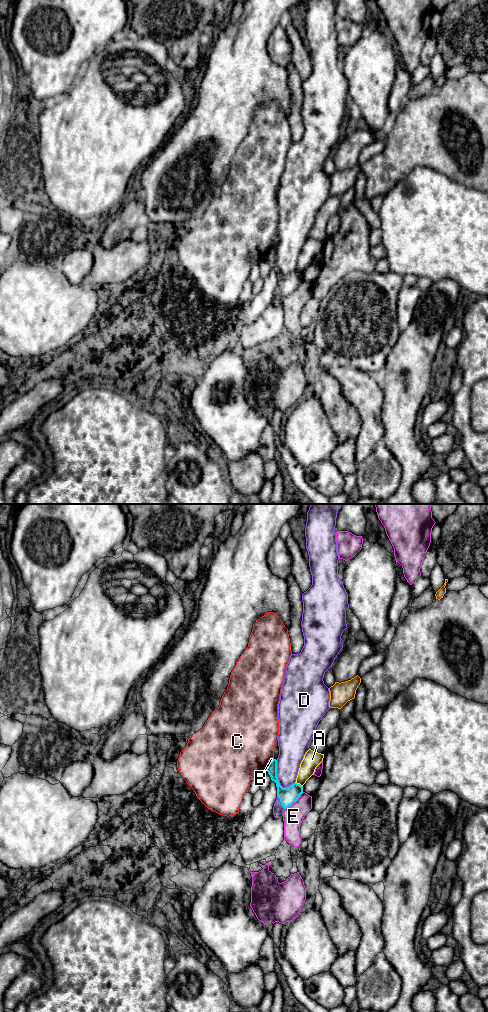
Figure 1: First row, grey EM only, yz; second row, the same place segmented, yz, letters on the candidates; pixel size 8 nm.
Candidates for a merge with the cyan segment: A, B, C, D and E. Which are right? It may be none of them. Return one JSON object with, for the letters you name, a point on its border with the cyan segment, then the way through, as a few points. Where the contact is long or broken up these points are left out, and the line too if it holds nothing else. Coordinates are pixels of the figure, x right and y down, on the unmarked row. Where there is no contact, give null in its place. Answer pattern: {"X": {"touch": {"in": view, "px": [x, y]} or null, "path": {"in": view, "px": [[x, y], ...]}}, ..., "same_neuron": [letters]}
{"same_neuron": []}

